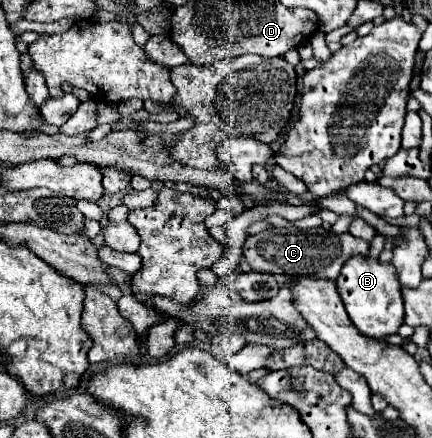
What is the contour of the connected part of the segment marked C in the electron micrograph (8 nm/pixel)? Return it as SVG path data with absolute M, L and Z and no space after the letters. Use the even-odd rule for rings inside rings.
M290 227L286 231L262 231L252 235L244 243L244 259L254 271L270 273L270 275L286 275L286 277L320 277L334 281L342 269L342 265L356 253L368 255L370 245L362 239L352 237L350 233L332 233L324 227L318 229L296 229Z

